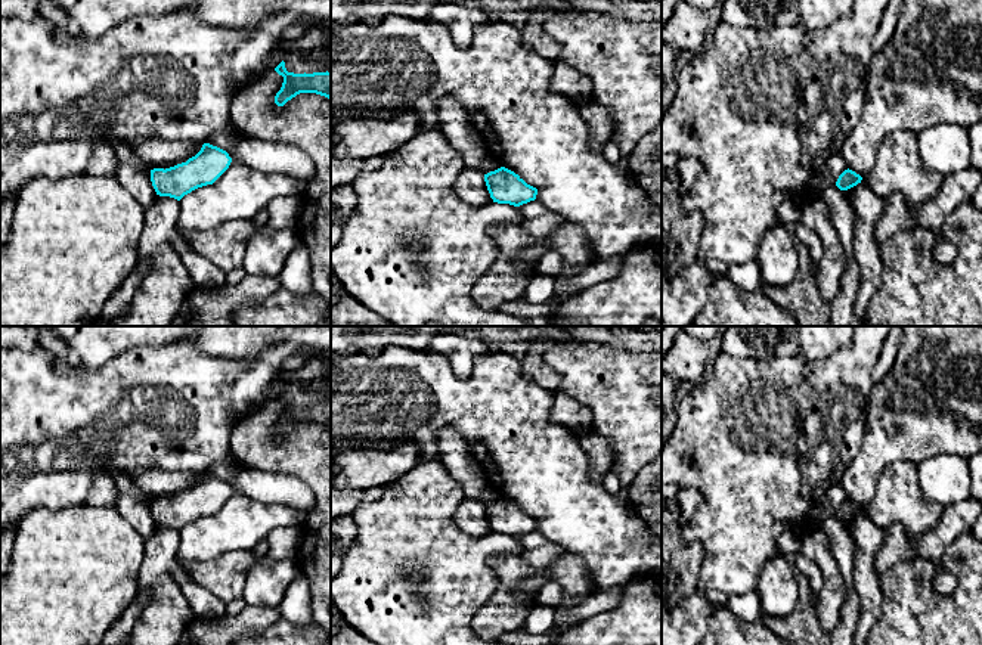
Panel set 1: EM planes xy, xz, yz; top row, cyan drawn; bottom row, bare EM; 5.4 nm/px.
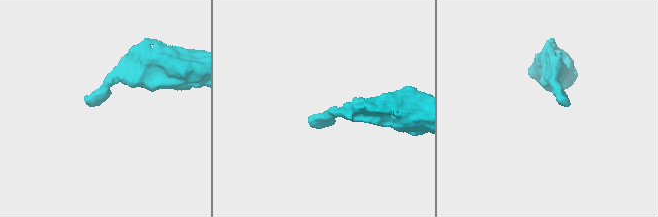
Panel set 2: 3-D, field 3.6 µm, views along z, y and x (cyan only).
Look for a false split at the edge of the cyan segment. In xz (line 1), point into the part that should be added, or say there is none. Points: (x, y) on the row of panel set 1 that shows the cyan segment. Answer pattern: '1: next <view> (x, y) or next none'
1: next none

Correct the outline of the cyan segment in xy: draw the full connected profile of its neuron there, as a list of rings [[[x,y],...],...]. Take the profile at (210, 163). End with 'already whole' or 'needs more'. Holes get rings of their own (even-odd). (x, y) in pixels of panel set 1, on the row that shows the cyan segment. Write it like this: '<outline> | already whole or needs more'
[[[204,143],[201,151],[186,162],[165,170],[151,170],[151,182],[157,195],[180,201],[192,190],[213,184],[229,168],[230,162],[232,158],[226,151]]] | already whole

